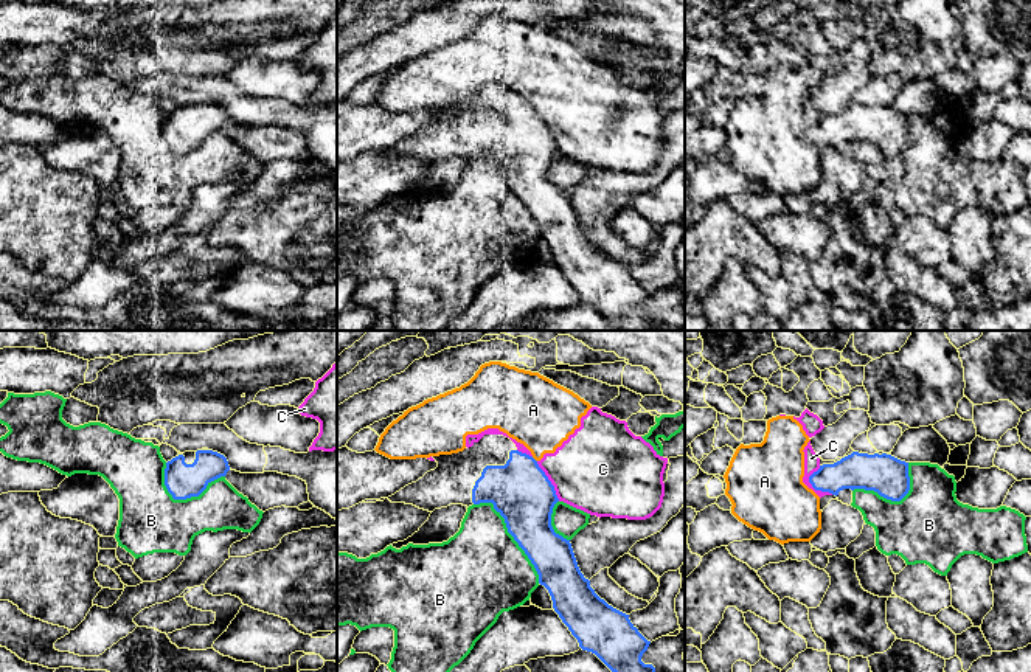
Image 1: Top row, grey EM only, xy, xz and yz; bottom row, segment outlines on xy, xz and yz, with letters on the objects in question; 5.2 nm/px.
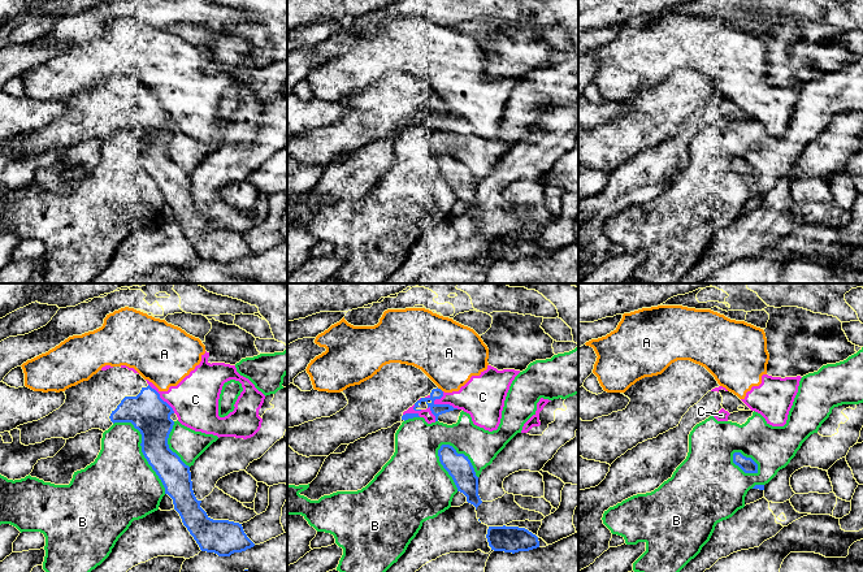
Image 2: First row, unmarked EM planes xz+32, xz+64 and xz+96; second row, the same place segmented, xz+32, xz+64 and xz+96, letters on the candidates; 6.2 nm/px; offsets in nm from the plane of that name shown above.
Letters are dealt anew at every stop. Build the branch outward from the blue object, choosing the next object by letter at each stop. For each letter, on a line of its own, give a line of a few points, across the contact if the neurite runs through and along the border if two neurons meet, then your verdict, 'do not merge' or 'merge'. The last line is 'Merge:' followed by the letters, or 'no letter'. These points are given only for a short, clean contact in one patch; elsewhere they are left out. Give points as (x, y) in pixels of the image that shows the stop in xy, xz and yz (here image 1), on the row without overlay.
A: line xz (531, 109), (536, 114); do not merge
B: do not merge
C: do not merge
Merge: no letter

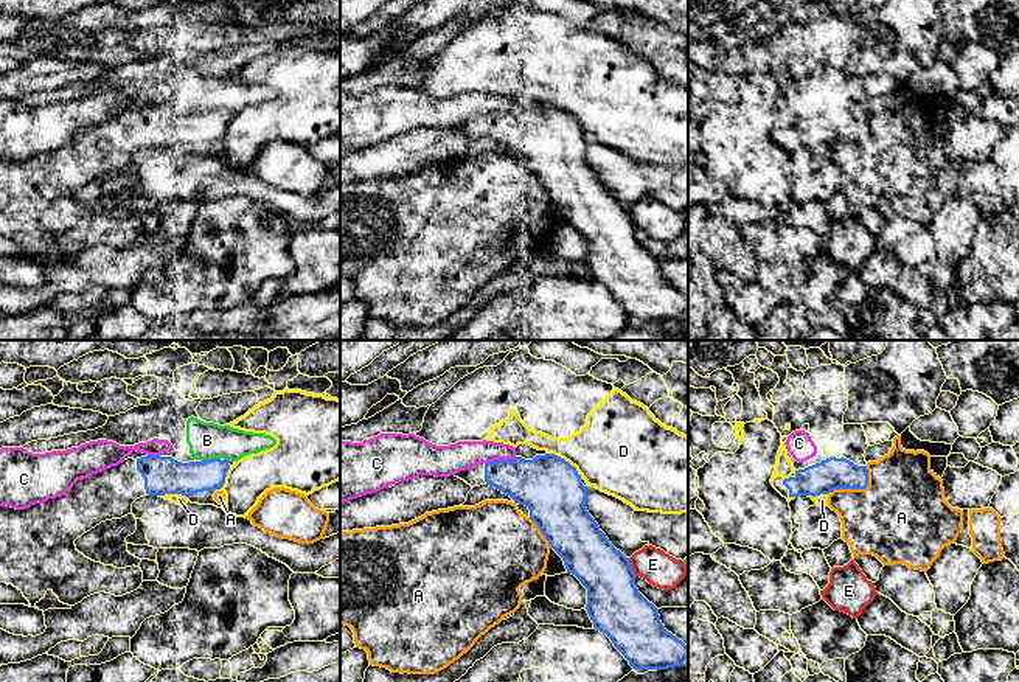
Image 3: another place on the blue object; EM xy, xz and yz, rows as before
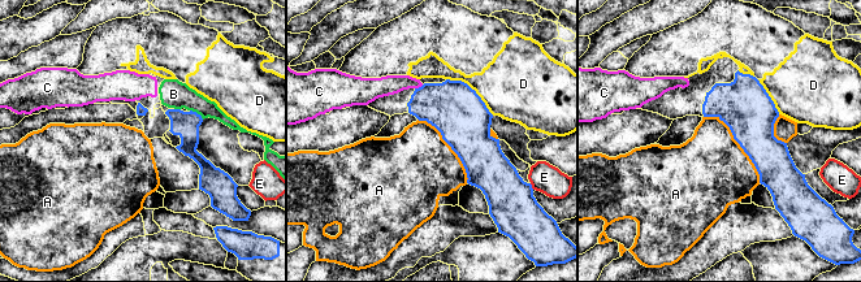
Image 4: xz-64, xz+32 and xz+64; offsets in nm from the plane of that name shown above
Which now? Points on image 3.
A: do not merge
B: line xy (219, 109), (202, 112); do not merge
C: do not merge
D: do not merge
E: line xz (628, 210), (629, 219), (636, 227); do not merge
Merge: no letter

